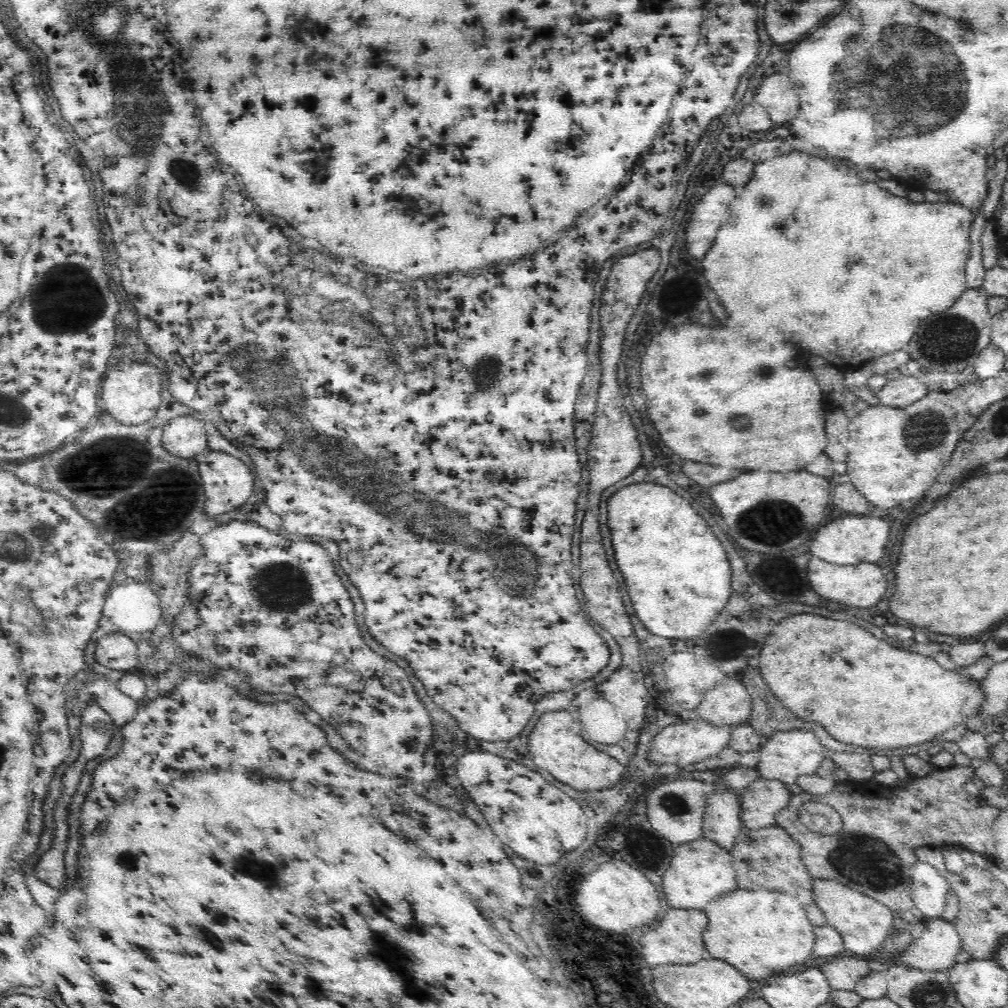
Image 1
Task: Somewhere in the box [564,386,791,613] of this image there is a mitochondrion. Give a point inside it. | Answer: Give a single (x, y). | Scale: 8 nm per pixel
(740, 422)

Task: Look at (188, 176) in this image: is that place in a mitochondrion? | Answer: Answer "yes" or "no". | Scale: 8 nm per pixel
yes

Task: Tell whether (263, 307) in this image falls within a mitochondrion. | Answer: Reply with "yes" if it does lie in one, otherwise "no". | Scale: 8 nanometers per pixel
no

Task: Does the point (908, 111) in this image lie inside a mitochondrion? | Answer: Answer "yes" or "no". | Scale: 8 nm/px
yes

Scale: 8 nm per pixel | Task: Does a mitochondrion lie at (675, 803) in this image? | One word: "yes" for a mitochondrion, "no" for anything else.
yes

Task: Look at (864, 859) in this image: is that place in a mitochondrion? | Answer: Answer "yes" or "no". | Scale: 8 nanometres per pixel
yes

